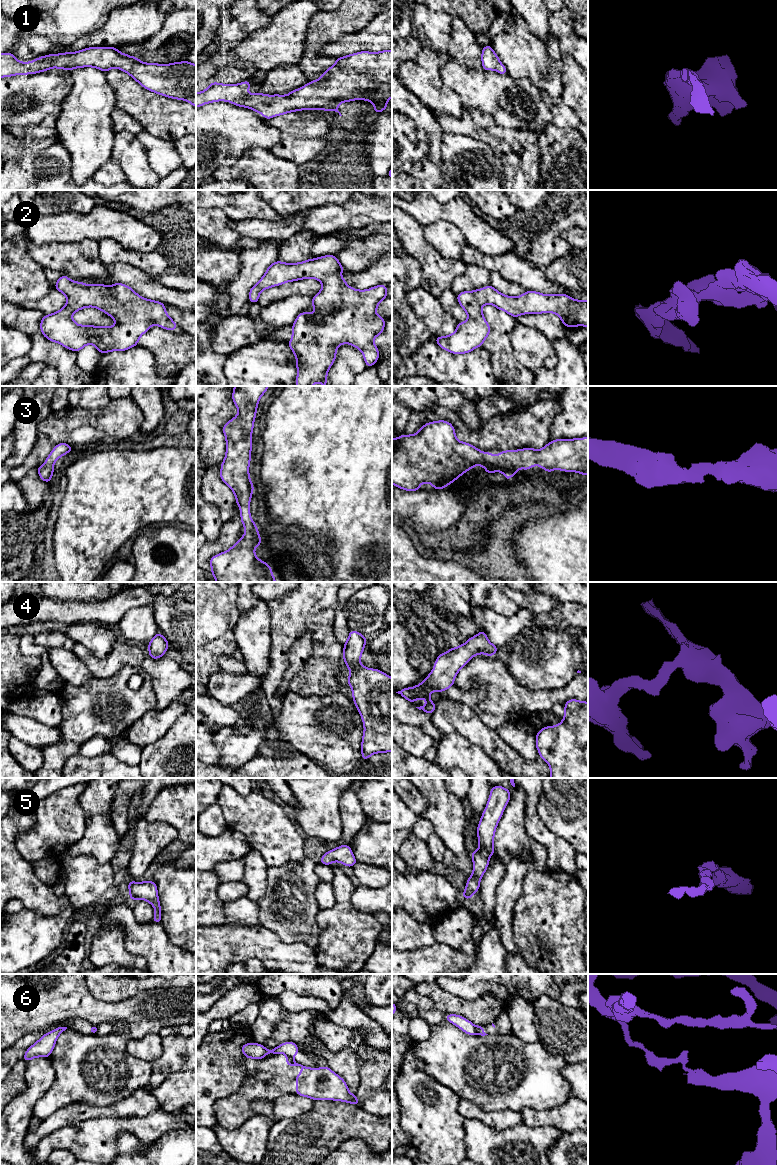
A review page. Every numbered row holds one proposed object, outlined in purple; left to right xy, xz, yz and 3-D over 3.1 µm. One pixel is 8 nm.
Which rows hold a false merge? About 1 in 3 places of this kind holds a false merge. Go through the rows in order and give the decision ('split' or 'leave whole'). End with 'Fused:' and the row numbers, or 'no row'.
1: leave whole
2: leave whole
3: leave whole
4: leave whole
5: leave whole
6: leave whole
Fused: no row

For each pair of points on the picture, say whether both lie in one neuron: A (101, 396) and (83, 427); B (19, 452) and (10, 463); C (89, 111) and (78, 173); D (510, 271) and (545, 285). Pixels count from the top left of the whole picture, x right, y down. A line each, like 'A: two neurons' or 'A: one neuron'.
A: two neurons
B: one neuron
C: one neuron
D: one neuron

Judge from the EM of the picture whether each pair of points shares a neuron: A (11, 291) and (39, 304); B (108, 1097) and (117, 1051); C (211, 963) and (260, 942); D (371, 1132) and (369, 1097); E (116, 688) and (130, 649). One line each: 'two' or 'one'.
A: two
B: one
C: one
D: two
E: two

